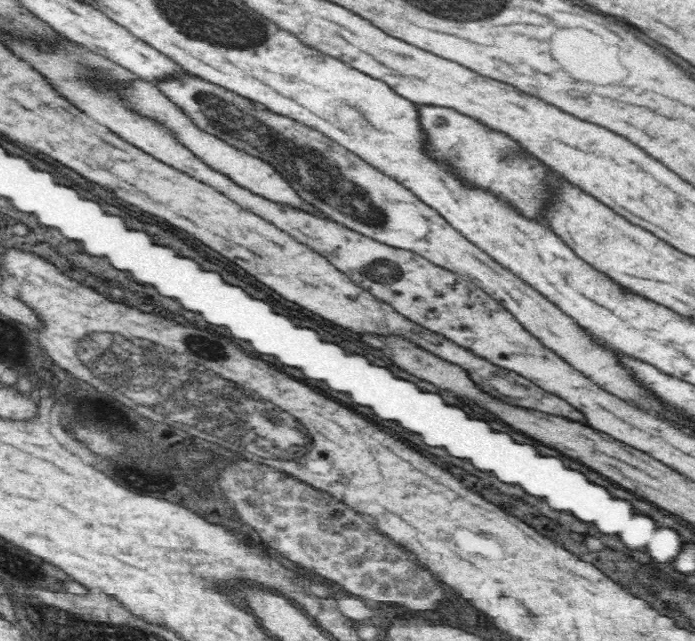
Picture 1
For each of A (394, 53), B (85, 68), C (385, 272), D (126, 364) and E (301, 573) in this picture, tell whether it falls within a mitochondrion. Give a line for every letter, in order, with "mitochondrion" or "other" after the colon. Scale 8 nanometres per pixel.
A: other
B: mitochondrion
C: mitochondrion
D: mitochondrion
E: other

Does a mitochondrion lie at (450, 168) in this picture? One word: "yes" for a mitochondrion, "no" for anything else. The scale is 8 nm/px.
no

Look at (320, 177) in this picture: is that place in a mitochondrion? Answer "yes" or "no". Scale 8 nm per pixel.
yes

